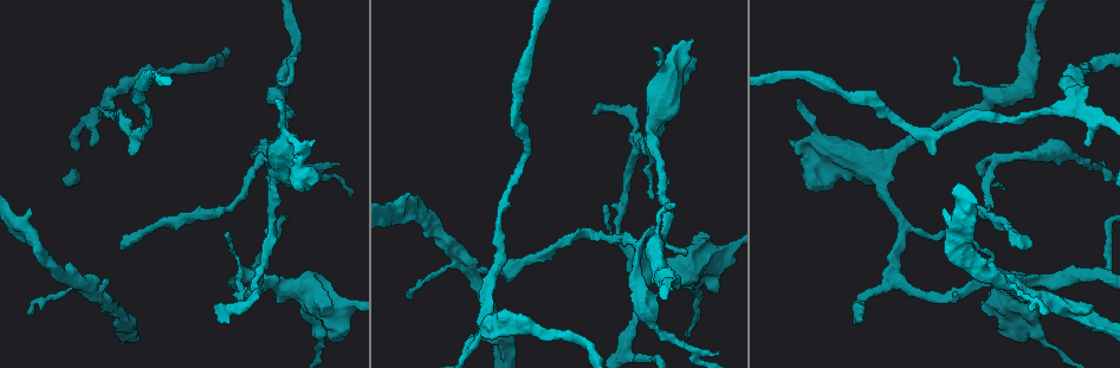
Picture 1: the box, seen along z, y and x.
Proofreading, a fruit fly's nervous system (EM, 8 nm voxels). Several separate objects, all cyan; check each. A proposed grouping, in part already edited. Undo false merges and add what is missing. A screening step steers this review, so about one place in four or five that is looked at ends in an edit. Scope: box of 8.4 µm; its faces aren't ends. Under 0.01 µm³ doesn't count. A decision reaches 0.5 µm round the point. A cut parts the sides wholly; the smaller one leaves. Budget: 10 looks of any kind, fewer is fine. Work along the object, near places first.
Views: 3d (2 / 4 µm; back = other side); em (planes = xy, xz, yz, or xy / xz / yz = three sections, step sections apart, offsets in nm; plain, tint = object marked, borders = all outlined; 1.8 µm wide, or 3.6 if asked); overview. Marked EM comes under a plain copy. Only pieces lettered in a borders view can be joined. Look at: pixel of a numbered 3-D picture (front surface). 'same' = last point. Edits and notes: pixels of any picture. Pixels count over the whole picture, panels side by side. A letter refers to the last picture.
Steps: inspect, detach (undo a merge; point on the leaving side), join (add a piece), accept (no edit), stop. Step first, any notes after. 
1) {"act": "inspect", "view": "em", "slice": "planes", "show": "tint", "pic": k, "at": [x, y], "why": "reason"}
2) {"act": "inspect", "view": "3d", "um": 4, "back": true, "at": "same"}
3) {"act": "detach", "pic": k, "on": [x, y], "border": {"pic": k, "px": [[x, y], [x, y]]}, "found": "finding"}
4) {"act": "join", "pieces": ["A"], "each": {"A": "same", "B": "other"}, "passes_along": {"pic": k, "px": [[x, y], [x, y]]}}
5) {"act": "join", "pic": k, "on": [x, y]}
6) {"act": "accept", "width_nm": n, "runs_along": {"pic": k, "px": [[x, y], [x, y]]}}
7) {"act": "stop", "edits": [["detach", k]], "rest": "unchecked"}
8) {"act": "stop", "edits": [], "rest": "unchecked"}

{"act": "inspect", "view": "em", "slice": "planes", "show": "borders", "pic": 1, "at": [339, 165]}

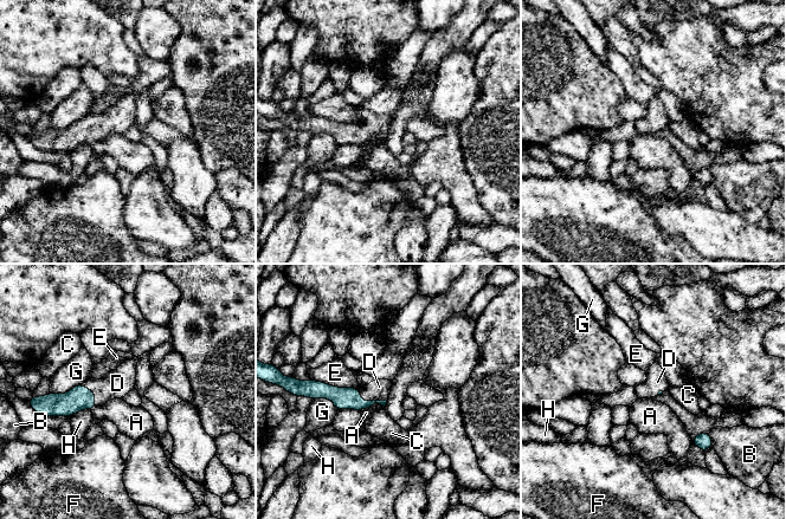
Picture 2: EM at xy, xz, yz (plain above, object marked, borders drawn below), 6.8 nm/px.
{"act": "join", "pieces": ["D"], "longest_contact_nm": ["E", 320], "each": {"A": "other", "B": "other", "C": "other", "D": "same", "E": "other", "F": "other", "G": "other", "H": "other"}, "passes_along": {"pic": 2, "px": [[343, 399], [368, 401], [378, 390]]}, "found": "it goes on there"}

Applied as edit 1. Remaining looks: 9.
{"act": "inspect", "view": "overview"}

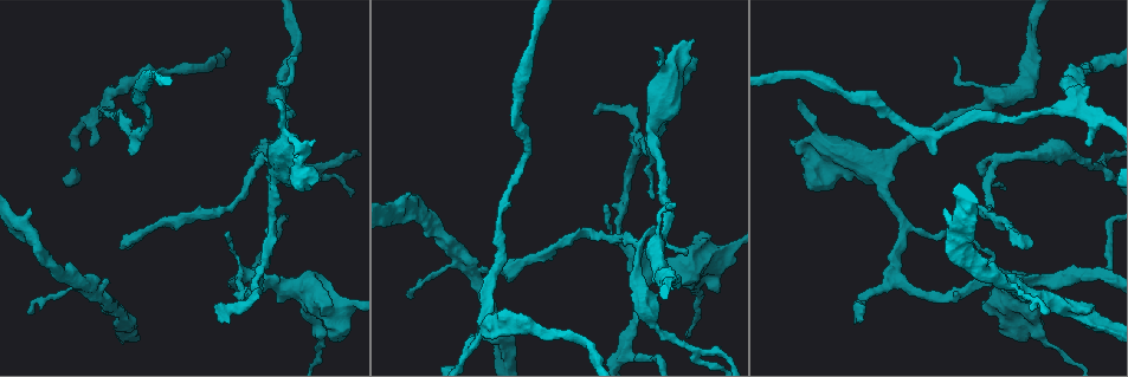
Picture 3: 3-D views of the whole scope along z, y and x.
{"act": "inspect", "view": "3d", "um": 4, "back": true, "pic": 3, "at": [322, 316], "why": "branch stops here"}

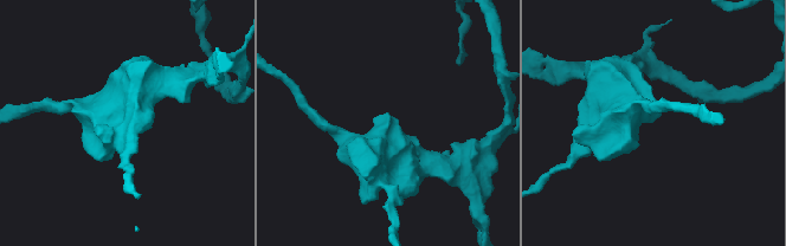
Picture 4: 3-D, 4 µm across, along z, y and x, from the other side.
{"act": "inspect", "view": "em", "um": 3.6, "slice": "planes", "show": "borders", "pic": 4, "at": [387, 117]}

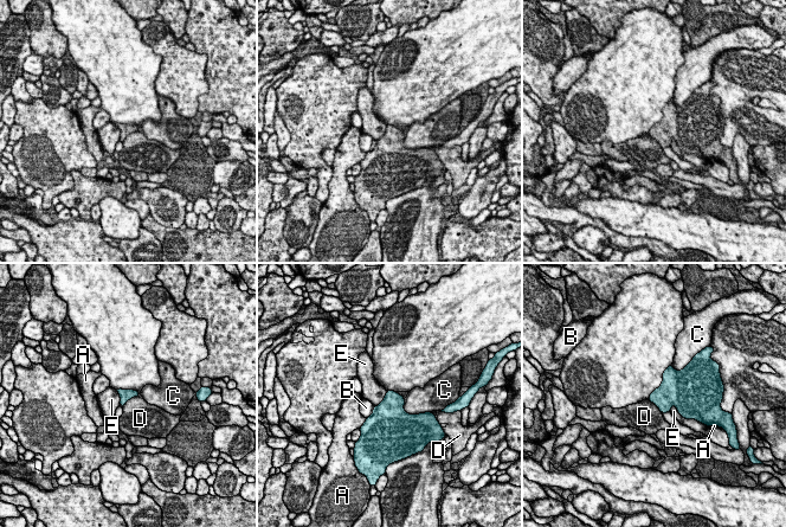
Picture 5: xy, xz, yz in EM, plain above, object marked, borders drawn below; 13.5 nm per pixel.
{"act": "accept", "longest_contact_nm": ["C", 380], "each": {"A": "other", "B": "other", "C": "other", "D": "other", "E": "other"}, "border": {"pic": 5, "px": [[670, 404], [688, 419]]}, "found": "no lettered piece goes on from it"}

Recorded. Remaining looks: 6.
{"act": "inspect", "view": "em", "slice": "planes", "show": "borders", "pic": 3, "at": [1073, 104], "why": "four or more arms meet"}

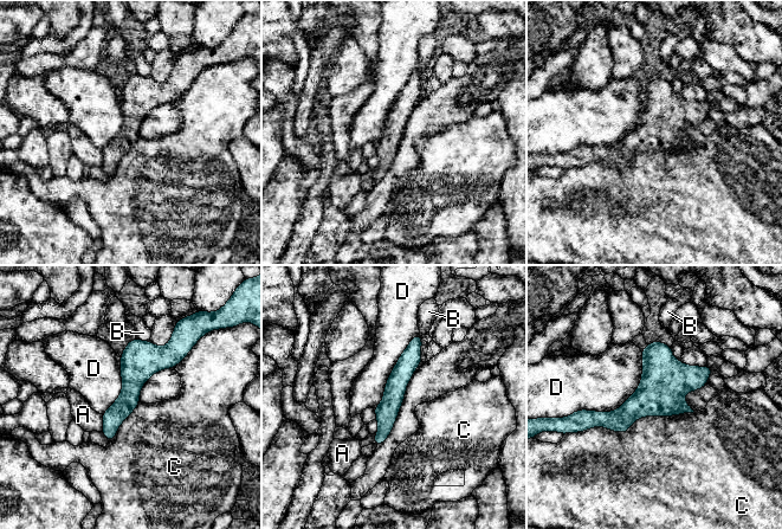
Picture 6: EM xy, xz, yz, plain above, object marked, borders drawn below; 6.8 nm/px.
{"act": "accept", "longest_contact_nm": ["C", 750], "each": {"A": "other", "B": "other", "C": "other", "D": "other"}, "runs_along": {"pic": 6, "px": [[708, 369], [671, 379], [622, 418], [590, 415]]}, "found": "all the same neuron"}

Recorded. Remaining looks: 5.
{"act": "inspect", "view": "em", "slice": "yz", "step": 16, "show": "tint", "pic": 3, "at": [692, 40], "why": "an open end"}

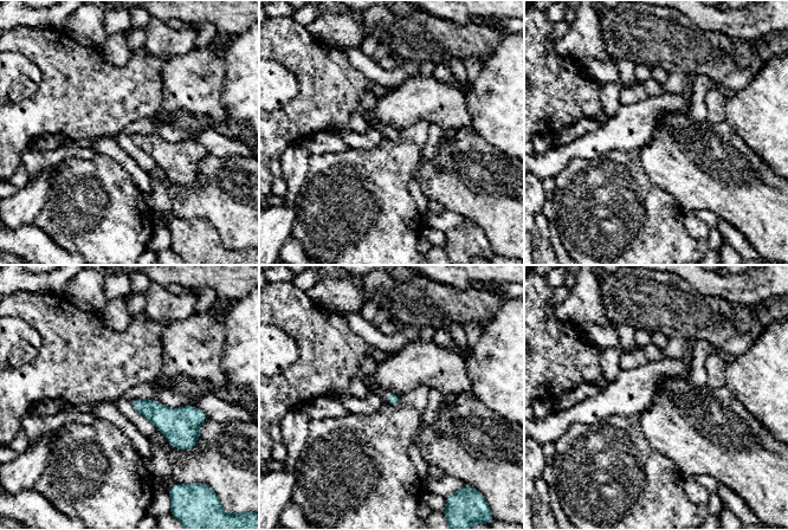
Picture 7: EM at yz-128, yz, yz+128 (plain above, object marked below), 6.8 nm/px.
{"act": "inspect", "view": "em", "slice": "yz", "step": 16, "show": "borders", "at": "same", "why": "see the neighbours"}

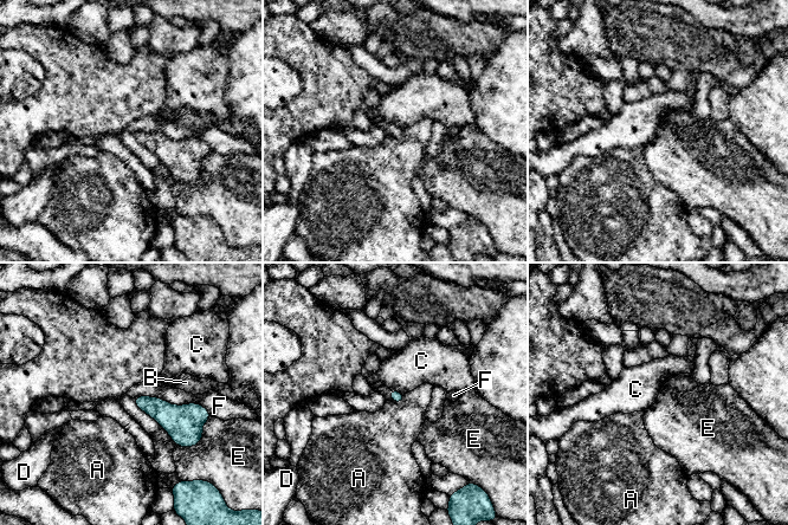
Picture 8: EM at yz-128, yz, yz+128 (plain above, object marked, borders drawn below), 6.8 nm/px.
{"act": "accept", "each": {"A": "other", "B": "other", "C": "other", "D": "other", "E": "other", "F": "other"}, "border": {"pic": 8, "px": [[391, 389], [396, 389], [404, 395]]}, "found": "no lettered piece goes on from it"}

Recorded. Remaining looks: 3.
{"act": "stop", "edits": [["join", 2]], "rest": "unchecked"}

